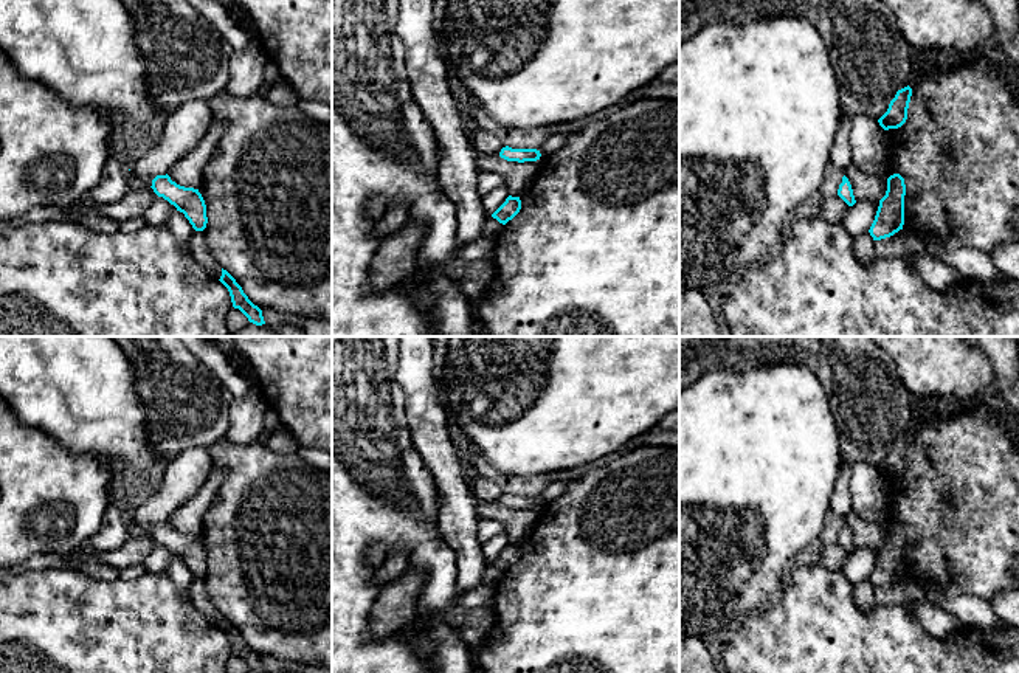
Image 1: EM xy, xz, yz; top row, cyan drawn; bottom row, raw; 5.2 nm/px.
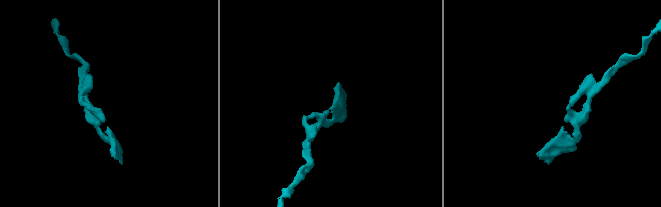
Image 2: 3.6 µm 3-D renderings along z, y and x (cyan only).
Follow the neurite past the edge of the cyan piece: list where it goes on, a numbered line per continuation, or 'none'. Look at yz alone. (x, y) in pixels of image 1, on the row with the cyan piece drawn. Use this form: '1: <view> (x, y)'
none

